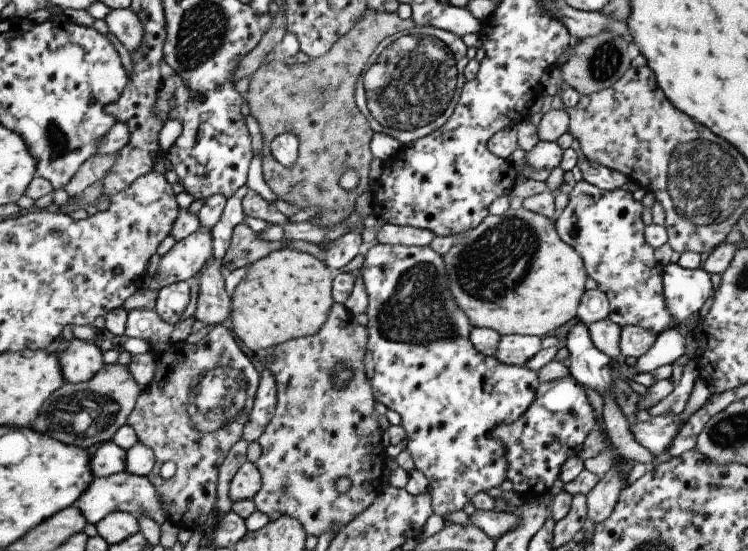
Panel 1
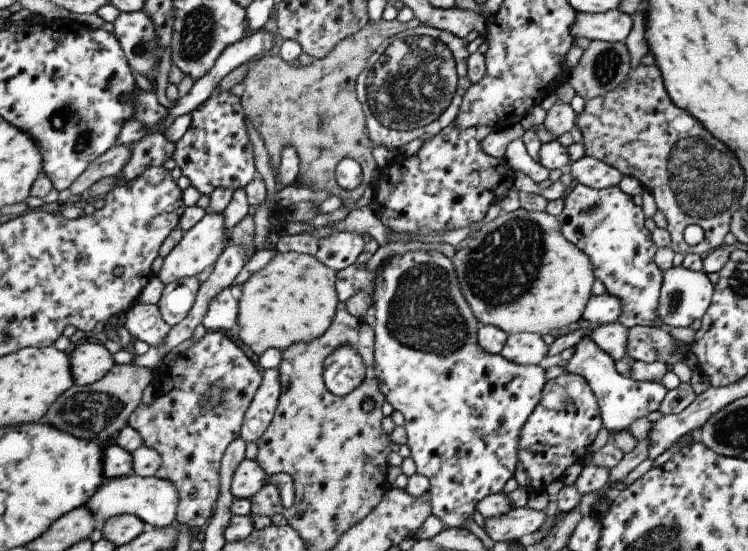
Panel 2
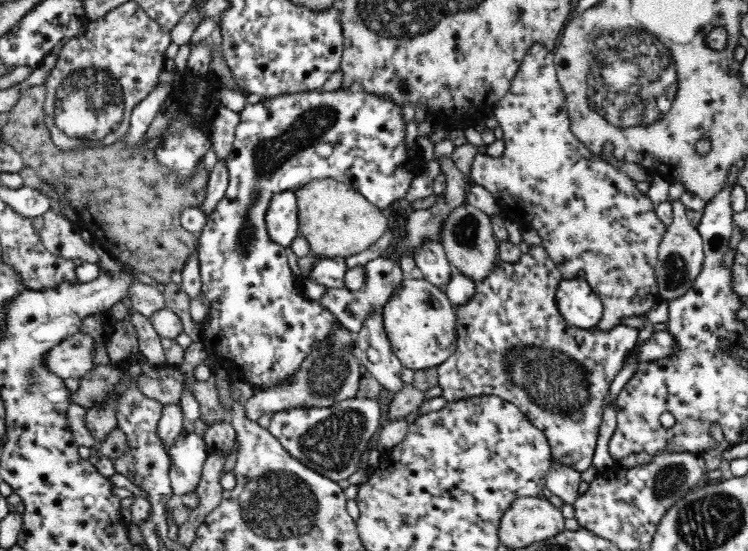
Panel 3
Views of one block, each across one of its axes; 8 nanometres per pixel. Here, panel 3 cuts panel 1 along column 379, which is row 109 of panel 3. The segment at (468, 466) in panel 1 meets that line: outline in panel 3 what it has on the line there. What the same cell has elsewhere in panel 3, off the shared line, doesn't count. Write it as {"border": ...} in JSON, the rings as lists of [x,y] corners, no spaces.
{"border":[[[352,82],[350,88],[338,88],[333,91],[322,91],[322,87],[318,90],[310,90],[310,92],[298,92],[298,94],[280,94],[280,96],[266,97],[266,100],[255,104],[247,103],[240,112],[240,124],[236,128],[236,134],[231,151],[226,158],[226,166],[229,170],[229,183],[224,198],[218,202],[216,208],[210,213],[208,221],[199,236],[198,261],[200,261],[200,279],[202,279],[202,297],[206,299],[207,319],[201,324],[201,342],[206,350],[208,358],[218,363],[218,367],[227,370],[233,377],[241,378],[257,390],[268,390],[274,384],[290,384],[292,376],[298,372],[302,362],[305,362],[310,354],[322,345],[330,332],[340,326],[341,322],[332,311],[322,307],[320,302],[316,300],[307,300],[303,294],[305,279],[297,276],[292,272],[286,254],[286,248],[280,244],[273,242],[267,235],[266,212],[270,200],[274,194],[284,191],[294,191],[302,188],[312,180],[324,179],[329,177],[339,177],[345,179],[346,182],[365,196],[372,204],[376,205],[380,210],[393,208],[398,203],[402,203],[408,189],[410,188],[412,179],[419,173],[414,168],[408,168],[408,162],[416,156],[420,156],[418,145],[412,146],[410,149],[404,145],[406,136],[406,124],[402,116],[402,106],[398,106],[395,102],[391,102],[387,96],[376,96],[366,92],[358,82]]]}

